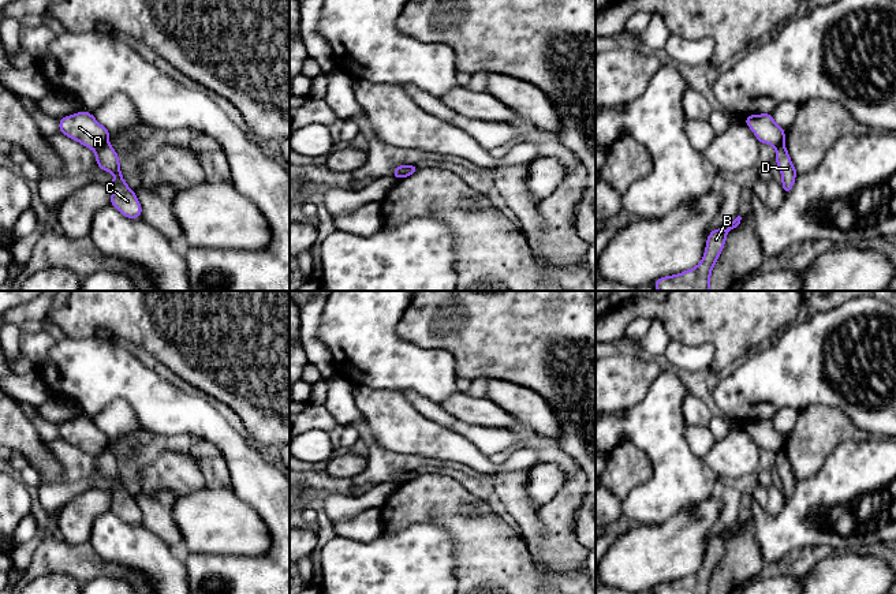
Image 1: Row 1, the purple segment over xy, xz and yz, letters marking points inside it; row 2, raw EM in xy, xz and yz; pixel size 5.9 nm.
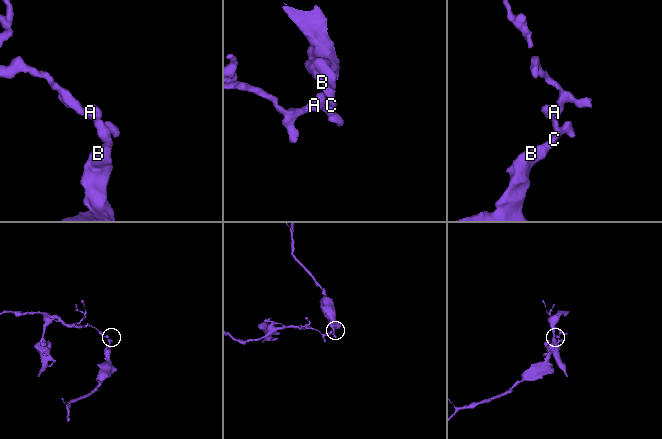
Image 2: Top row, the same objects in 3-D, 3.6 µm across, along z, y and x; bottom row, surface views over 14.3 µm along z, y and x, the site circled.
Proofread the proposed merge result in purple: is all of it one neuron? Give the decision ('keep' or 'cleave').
cleave

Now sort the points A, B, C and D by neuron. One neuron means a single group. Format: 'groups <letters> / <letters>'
groups A / B C D

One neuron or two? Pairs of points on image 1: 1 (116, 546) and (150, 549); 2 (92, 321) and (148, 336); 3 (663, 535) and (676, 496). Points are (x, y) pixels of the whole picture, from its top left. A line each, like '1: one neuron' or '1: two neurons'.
1: one neuron
2: one neuron
3: two neurons

